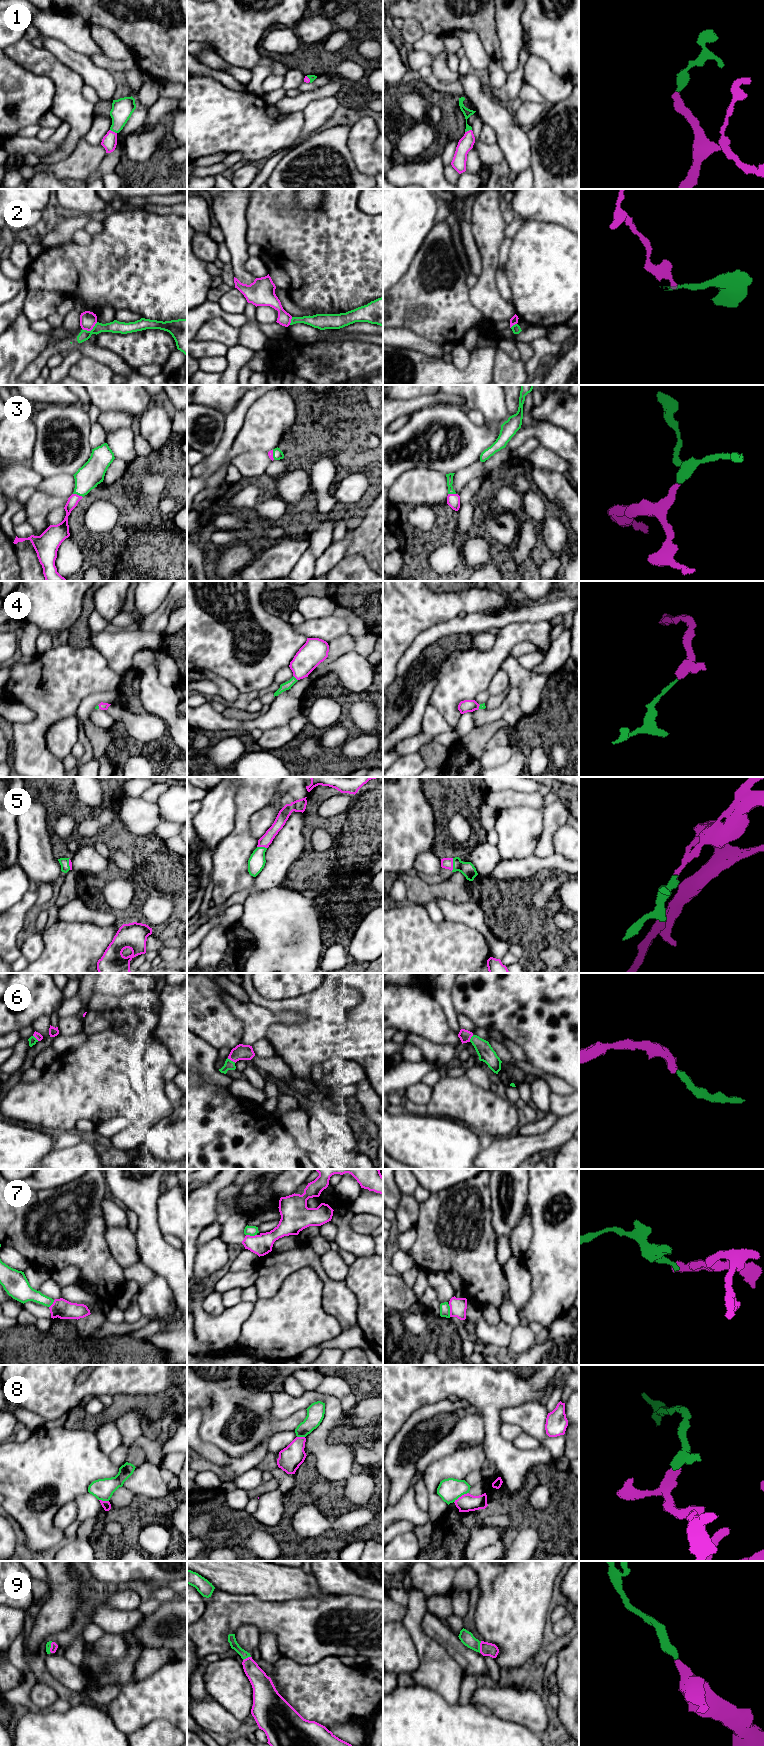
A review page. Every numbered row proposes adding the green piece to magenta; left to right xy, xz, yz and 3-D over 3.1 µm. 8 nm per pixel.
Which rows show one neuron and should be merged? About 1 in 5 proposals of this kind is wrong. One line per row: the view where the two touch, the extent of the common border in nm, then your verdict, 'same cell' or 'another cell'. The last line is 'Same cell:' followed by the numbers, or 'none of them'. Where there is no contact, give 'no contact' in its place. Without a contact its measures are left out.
1: contact in xy; length 70 nm; same cell
2: contact in xy; length 140 nm; another cell
3: contact in xy; length 90 nm; same cell
4: contact in xz; length 60 nm; same cell
5: contact in yz; length 110 nm; same cell
6: contact in xz; length 80 nm; same cell
7: contact in yz; length 110 nm; another cell
8: contact in yz; length 150 nm; another cell
9: contact in yz; length 100 nm; same cell
Same cell: 1, 3, 4, 5, 6, 9

